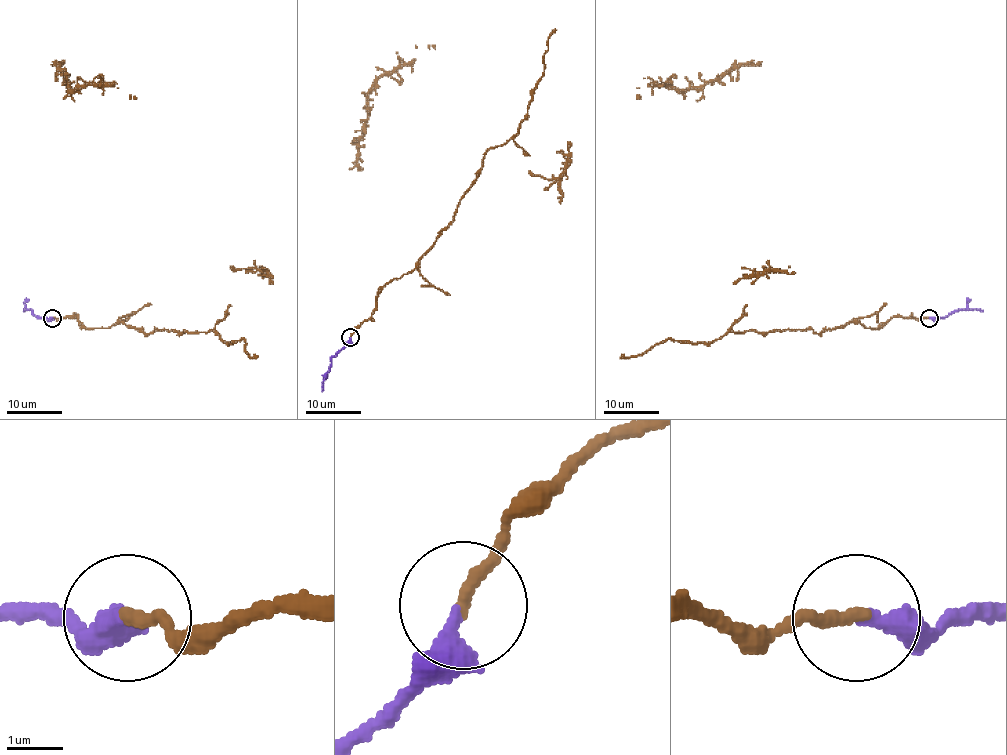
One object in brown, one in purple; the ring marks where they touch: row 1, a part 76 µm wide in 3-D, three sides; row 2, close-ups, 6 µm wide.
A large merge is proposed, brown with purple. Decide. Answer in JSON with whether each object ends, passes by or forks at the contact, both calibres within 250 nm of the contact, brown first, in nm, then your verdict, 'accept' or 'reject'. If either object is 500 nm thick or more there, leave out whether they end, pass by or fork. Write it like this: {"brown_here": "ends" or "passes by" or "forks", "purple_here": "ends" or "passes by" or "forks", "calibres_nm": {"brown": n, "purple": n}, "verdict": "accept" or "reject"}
{"brown_here": "ends", "purple_here": "ends", "calibres_nm": {"brown": 240, "purple": 340}, "verdict": "reject"}

